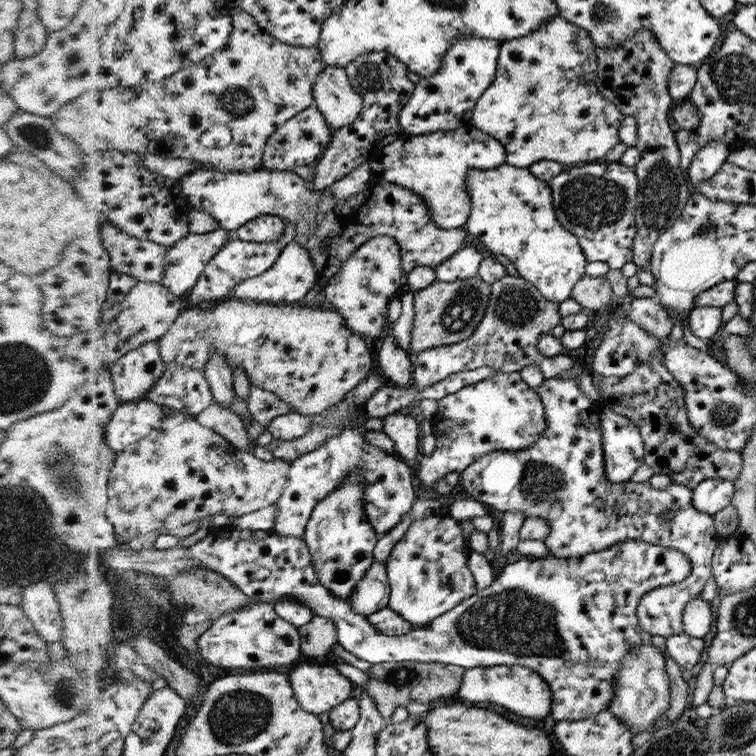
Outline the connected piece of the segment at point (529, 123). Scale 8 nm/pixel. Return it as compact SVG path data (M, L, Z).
M551 18L548 22L545 22L541 28L535 30L525 36L524 38L515 38L515 40L508 40L502 42L499 50L499 61L498 61L498 73L496 74L495 80L492 81L490 88L484 92L483 96L479 98L478 104L475 106L473 115L471 116L471 125L476 127L478 130L484 131L489 134L492 138L499 139L500 142L507 149L506 164L510 166L516 166L520 168L529 168L536 162L541 160L554 161L562 164L576 164L576 162L599 162L610 152L611 148L614 148L618 141L621 140L619 137L619 128L622 125L624 115L617 112L615 103L610 99L604 98L604 95L598 88L598 84L594 84L594 80L598 78L596 76L596 50L594 50L594 42L590 40L588 32L574 26L575 23L570 24L566 22L564 18Z

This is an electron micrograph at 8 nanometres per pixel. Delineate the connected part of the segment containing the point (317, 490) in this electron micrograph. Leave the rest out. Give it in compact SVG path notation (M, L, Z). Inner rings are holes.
M345 429L336 437L326 441L320 449L305 454L292 463L289 487L283 497L277 502L279 517L272 530L276 536L296 536L306 540L306 532L312 513L326 497L329 497L346 480L348 474L362 476L365 486L365 513L369 522L375 528L376 534L386 535L412 508L416 500L412 489L412 472L396 454L370 446L364 442L364 437L358 431Z

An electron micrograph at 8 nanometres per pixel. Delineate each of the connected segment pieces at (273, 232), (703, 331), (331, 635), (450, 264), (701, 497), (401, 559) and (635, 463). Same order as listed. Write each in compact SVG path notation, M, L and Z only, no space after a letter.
M267 214L245 224L235 236L248 242L270 243L283 240L287 234L287 222L281 216Z
M694 307L688 322L694 336L706 342L716 342L722 334L723 310L720 307Z
M316 615L310 624L298 629L302 634L302 655L328 656L339 642L336 621L333 618Z
M465 246L452 257L447 258L443 264L434 268L436 281L456 282L477 276L480 263L484 259L484 255L477 251L475 247Z
M710 478L693 489L693 505L708 514L716 514L734 500L733 482Z
M432 515L412 521L384 562L391 588L388 607L419 627L478 593L472 571L466 566L464 540L464 530L450 516Z
M607 407L603 416L604 474L610 482L630 481L643 464L645 451L638 428L632 421Z

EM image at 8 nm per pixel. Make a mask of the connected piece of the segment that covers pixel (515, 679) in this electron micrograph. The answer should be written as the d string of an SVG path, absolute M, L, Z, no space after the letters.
M517 664L467 669L463 682L460 684L458 696L473 705L480 702L492 702L496 706L502 706L524 718L534 718L534 720L546 718L554 704L554 692L547 680L542 679L536 671Z

